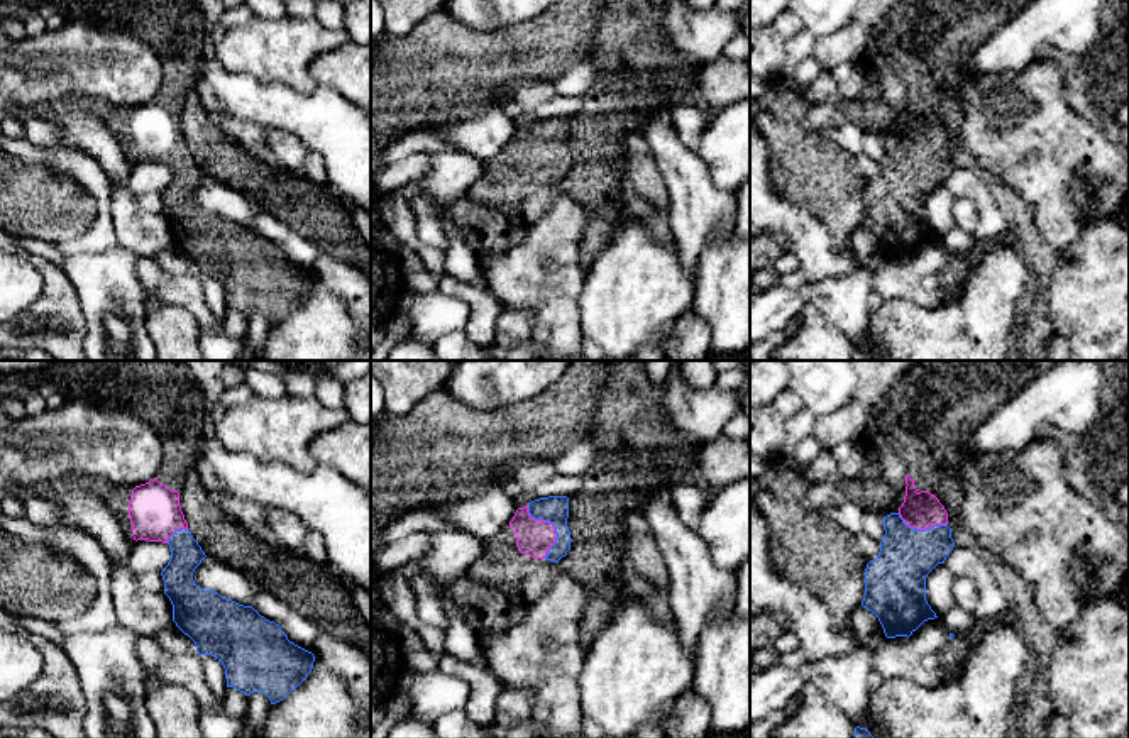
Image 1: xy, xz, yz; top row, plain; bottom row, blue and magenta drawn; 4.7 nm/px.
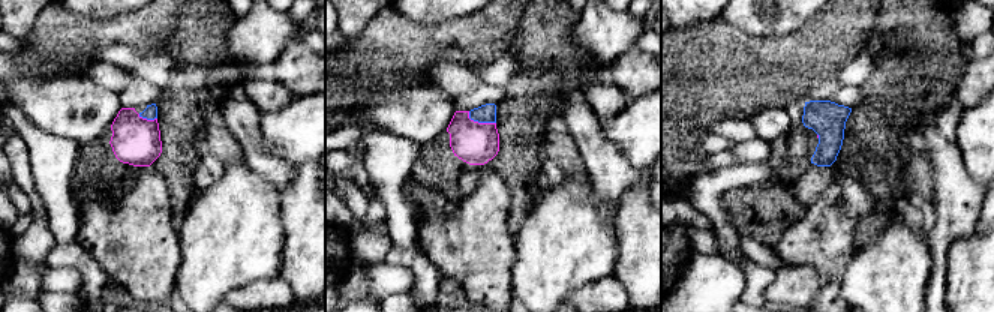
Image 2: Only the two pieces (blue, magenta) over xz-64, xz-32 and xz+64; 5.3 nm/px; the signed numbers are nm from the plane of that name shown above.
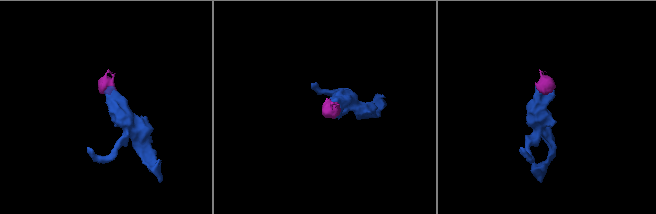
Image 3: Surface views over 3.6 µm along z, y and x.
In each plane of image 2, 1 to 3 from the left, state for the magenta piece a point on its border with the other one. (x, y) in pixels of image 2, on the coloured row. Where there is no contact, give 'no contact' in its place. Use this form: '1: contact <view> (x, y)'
1: contact xz-64 (147, 119)
2: contact xz-32 (480, 122)
3: contact xz+64 (817, 134)

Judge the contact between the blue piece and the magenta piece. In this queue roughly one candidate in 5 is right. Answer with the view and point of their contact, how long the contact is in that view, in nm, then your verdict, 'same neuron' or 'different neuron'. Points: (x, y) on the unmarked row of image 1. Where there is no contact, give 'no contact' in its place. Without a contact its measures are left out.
xz (552, 144) | 280 nm | same neuron

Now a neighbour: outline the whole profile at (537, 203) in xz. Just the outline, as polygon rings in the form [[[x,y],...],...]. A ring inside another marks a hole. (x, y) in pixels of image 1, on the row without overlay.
[[[538,181],[535,190],[521,203],[523,223],[530,225],[542,218],[562,193],[559,183]]]

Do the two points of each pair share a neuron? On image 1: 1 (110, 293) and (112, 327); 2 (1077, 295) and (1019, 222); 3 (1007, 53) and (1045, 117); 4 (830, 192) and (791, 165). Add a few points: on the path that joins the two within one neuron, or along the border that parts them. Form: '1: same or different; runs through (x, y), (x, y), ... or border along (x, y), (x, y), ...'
1: same; runs through (112, 302), (112, 319)
2: different; border along (1060, 251), (1046, 291), (1046, 307)
3: different; border along (1036, 58), (1018, 71), (979, 75)
4: same; runs through (820, 181), (801, 165)

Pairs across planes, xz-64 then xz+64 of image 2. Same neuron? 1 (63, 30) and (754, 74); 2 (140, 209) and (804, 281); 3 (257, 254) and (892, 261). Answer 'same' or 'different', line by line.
1: same
2: different
3: same

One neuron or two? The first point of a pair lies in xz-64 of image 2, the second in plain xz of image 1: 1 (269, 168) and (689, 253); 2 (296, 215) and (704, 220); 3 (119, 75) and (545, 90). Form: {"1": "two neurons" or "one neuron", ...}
{"1": "one neuron", "2": "two neurons", "3": "one neuron"}

